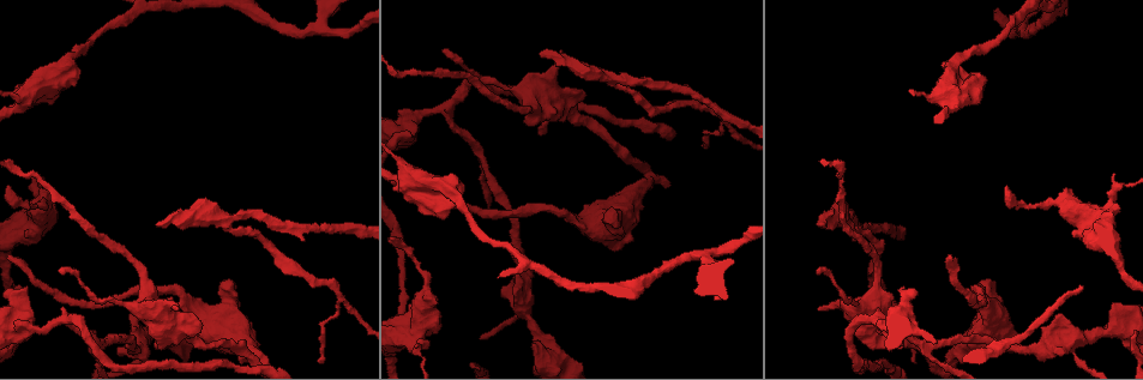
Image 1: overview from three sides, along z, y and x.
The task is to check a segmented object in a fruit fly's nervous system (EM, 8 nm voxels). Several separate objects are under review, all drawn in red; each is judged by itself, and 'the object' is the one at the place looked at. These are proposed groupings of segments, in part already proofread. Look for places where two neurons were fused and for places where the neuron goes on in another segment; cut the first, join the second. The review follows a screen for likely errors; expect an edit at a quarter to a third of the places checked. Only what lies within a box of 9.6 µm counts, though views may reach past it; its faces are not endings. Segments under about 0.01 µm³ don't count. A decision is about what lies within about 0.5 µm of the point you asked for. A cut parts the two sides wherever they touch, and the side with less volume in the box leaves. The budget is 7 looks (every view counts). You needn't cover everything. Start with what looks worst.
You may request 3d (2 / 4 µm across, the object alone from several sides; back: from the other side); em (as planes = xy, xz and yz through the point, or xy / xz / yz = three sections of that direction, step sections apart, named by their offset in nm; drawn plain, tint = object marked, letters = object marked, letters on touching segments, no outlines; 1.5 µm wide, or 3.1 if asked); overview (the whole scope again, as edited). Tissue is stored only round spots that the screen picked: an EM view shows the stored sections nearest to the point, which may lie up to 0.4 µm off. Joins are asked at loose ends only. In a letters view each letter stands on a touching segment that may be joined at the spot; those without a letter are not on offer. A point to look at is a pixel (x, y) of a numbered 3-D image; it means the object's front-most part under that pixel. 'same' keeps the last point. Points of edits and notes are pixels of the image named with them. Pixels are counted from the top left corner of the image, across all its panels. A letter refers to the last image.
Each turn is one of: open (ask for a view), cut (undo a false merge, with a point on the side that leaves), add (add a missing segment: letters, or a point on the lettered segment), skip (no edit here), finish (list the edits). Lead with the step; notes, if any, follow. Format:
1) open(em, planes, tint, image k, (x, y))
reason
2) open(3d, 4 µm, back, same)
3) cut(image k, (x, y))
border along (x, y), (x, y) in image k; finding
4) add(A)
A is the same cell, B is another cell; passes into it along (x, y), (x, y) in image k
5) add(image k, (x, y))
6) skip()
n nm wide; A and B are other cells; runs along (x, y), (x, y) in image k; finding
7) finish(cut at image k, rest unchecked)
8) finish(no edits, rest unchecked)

open(em, planes, letters, image 1, (1070, 342))
sudden change in width

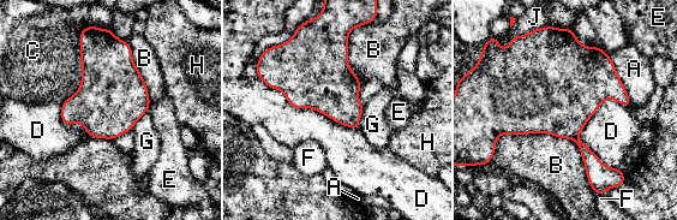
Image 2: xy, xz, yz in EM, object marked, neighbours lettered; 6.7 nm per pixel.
cut(image 2, (594, 168))
A, B, C, D, E, F, G, H and J are other cells; border along (577, 136), (573, 138) in image 2; a second neuron is stuck on

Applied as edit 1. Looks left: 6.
open(overview)
see it whole again

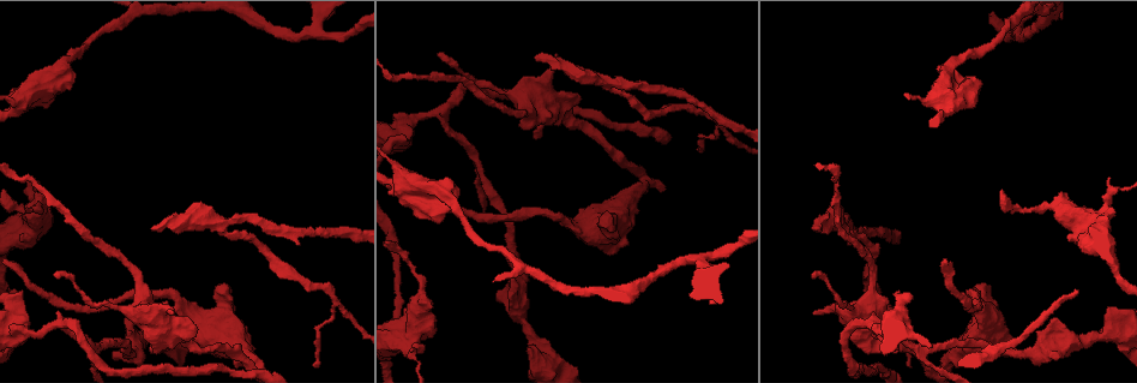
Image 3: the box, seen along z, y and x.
open(em, xy, step 8, letters, image 3, (66, 66))
thick turns thin

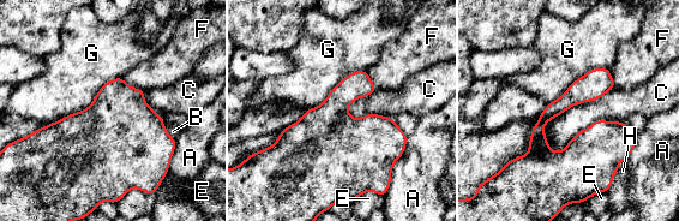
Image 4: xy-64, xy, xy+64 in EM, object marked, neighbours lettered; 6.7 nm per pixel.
skip()
A, B, C, E, F, G and H are other cells; border along (120, 77), (132, 87), (144, 91) in image 4; continuous, no second neuron

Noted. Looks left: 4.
open(em, planes, letters, image 3, (438, 56))
end of a long branch

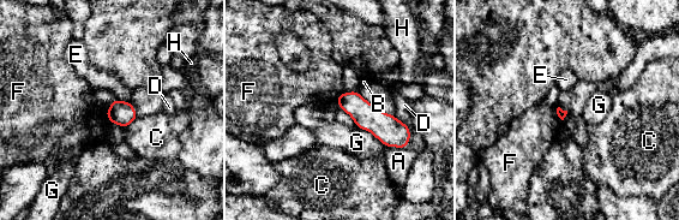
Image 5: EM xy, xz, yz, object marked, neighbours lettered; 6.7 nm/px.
skip()
A, B, C, D, E, F, G and H are other cells; border along (556, 110), (560, 118) in image 5; no lettered segment goes on from it

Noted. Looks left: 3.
finish(cut at image 2, rest unchecked)

